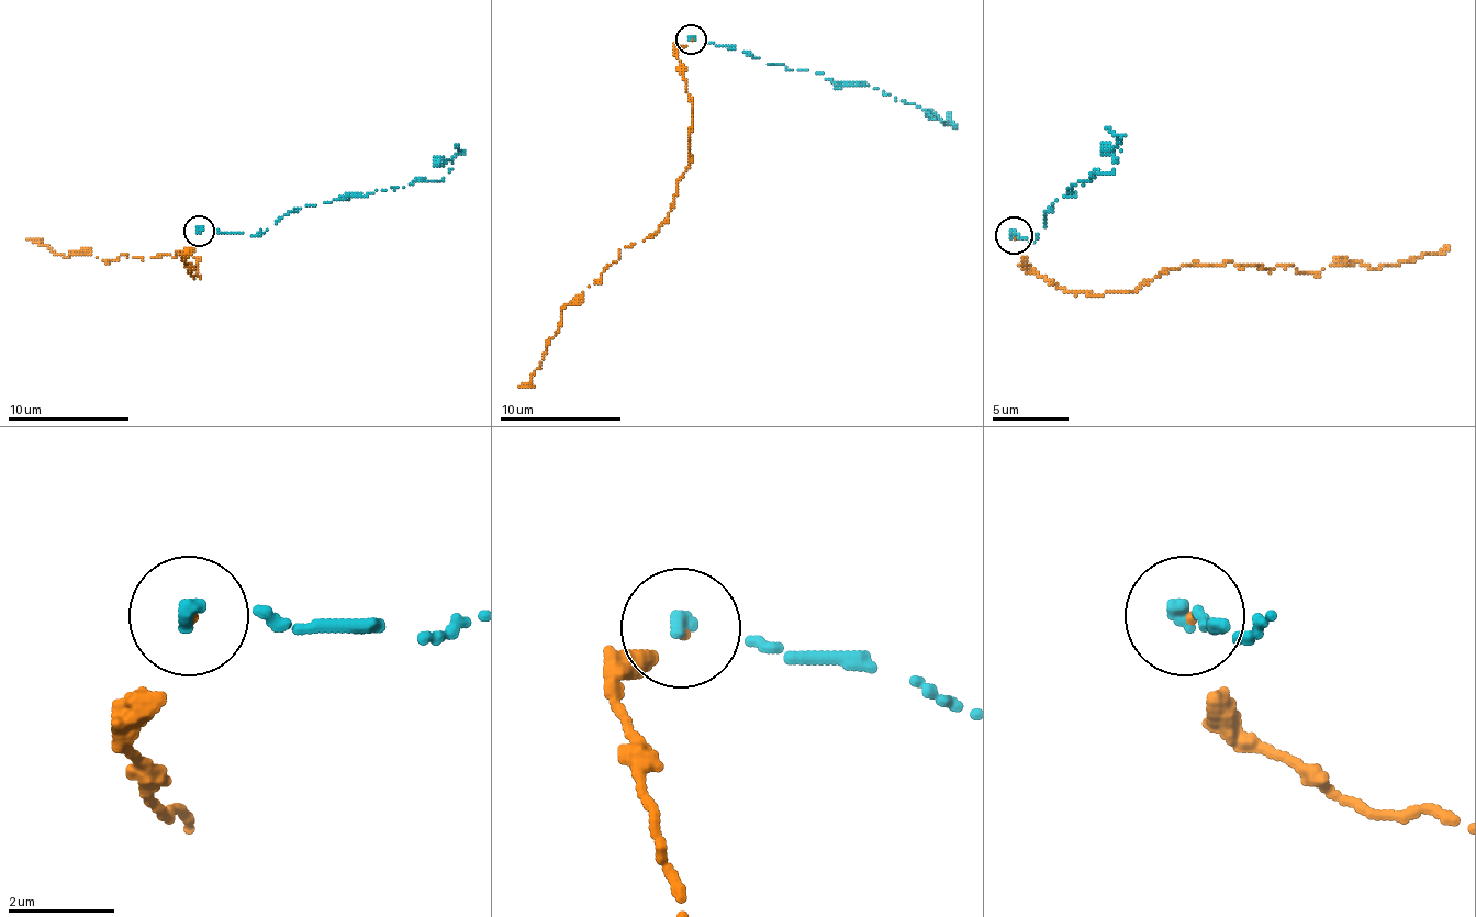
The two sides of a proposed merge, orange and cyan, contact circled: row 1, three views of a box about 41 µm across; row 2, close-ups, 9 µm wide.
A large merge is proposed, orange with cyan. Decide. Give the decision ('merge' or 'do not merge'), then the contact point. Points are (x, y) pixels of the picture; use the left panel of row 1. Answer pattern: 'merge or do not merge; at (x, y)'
do not merge; at (199, 231)

